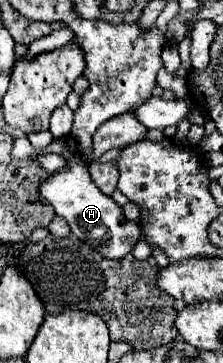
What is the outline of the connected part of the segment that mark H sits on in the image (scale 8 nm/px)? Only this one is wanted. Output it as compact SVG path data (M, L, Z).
M70 156L68 166L60 172L54 172L52 178L44 182L44 186L40 186L40 196L48 204L52 204L56 214L70 224L72 234L76 234L82 242L88 242L108 260L122 260L126 254L132 252L142 236L140 226L124 216L122 206L118 206L110 196L100 192L100 188L88 178L84 160L78 156Z

